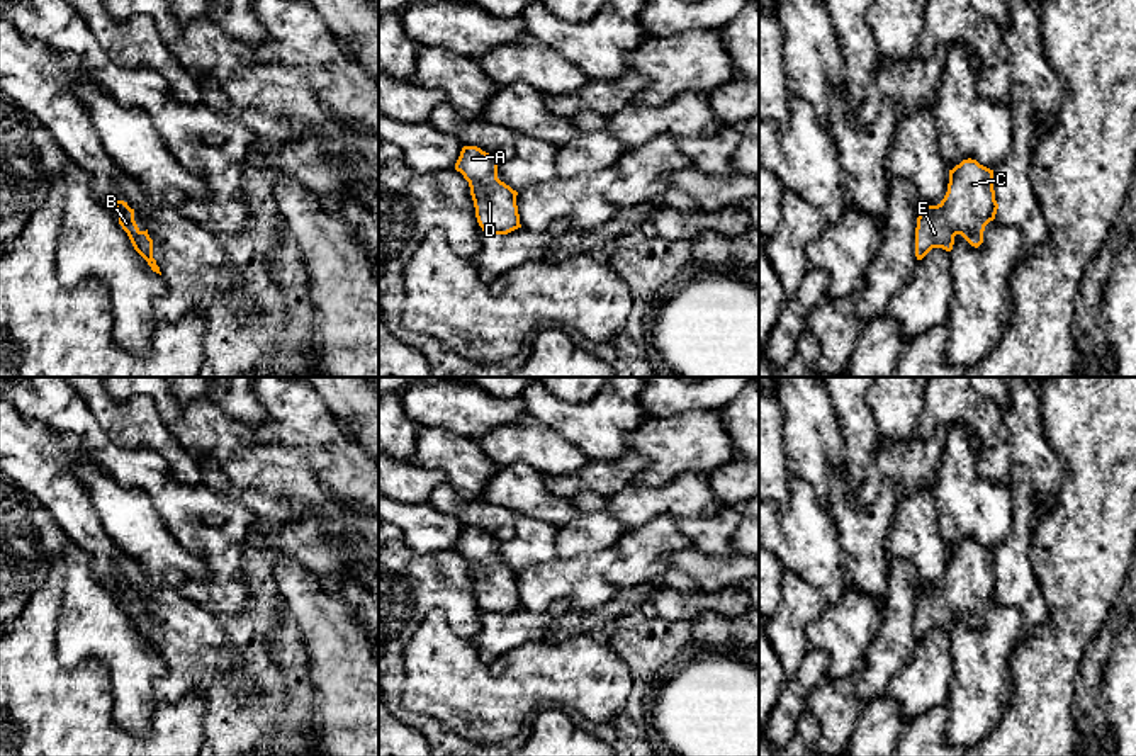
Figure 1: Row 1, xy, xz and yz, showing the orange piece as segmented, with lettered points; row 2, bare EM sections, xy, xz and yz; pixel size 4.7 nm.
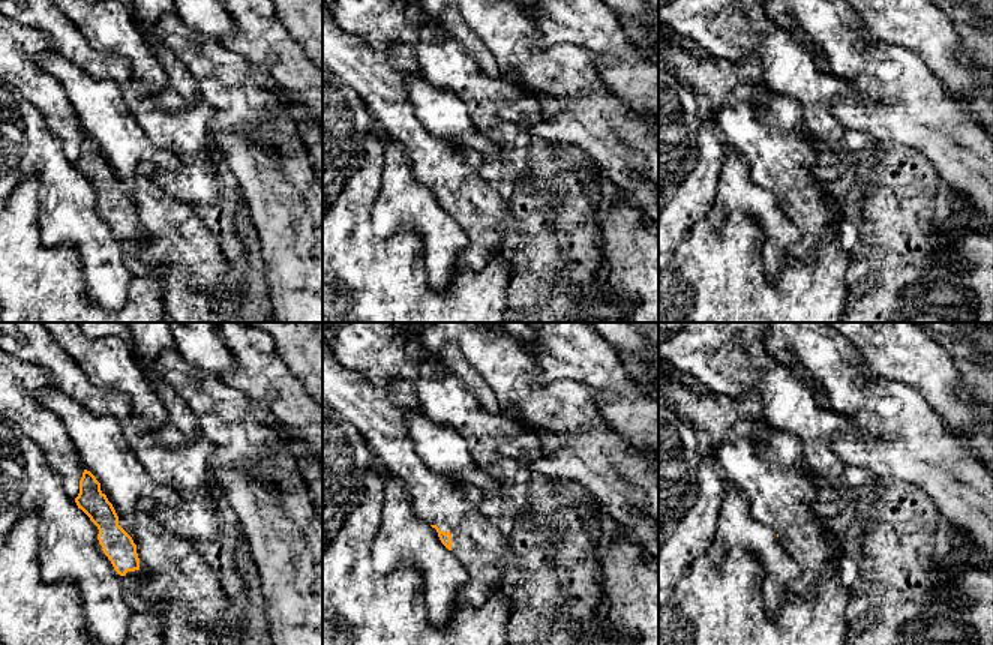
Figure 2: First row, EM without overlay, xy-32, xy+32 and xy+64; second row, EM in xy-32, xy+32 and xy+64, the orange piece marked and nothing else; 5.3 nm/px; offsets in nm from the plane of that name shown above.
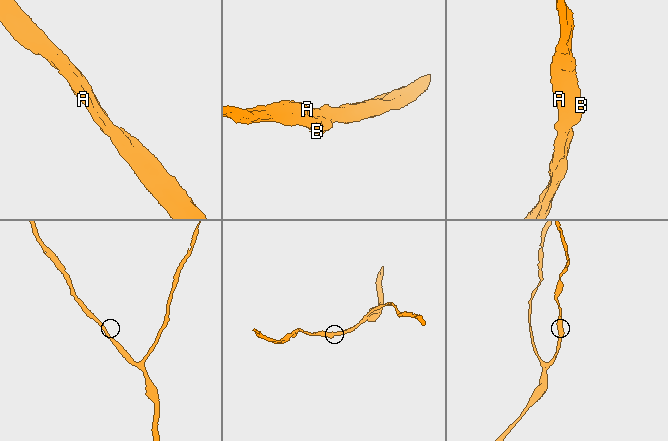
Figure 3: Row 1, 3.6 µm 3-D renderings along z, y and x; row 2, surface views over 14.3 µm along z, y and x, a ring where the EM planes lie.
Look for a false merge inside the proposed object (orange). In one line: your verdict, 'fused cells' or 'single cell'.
fused cells

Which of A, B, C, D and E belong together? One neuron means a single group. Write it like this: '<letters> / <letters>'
A C D E / B

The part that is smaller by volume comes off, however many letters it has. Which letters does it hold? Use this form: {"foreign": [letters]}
{"foreign": ["B"]}

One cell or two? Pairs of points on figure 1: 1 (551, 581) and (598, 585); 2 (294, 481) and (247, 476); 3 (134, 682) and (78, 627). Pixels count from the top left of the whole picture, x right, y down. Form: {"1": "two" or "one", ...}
{"1": "one", "2": "one", "3": "one"}

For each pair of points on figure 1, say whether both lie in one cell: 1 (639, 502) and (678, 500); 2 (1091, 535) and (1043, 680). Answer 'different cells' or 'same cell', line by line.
1: same cell
2: same cell

